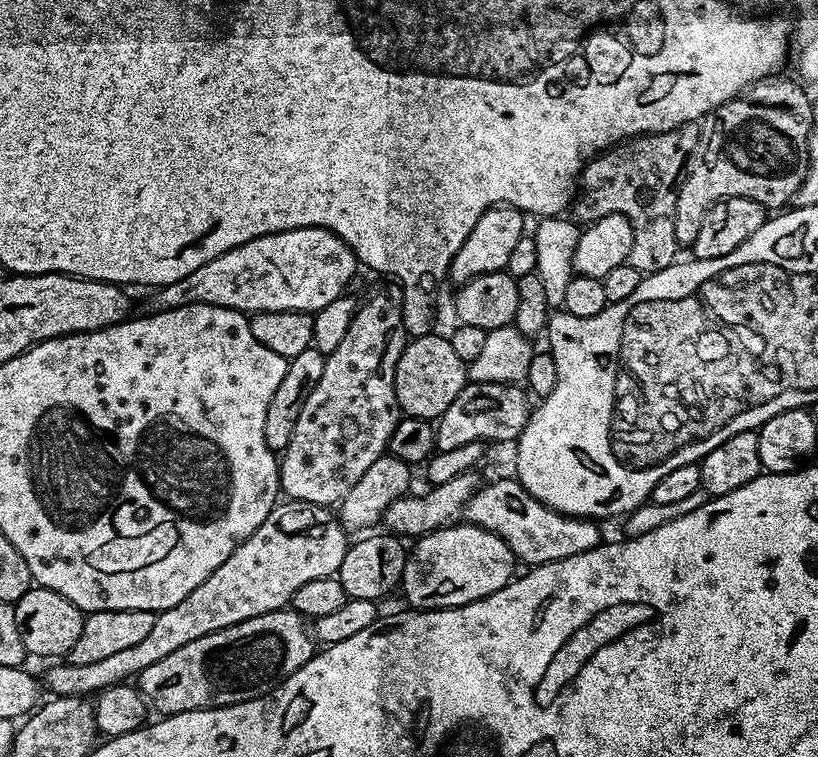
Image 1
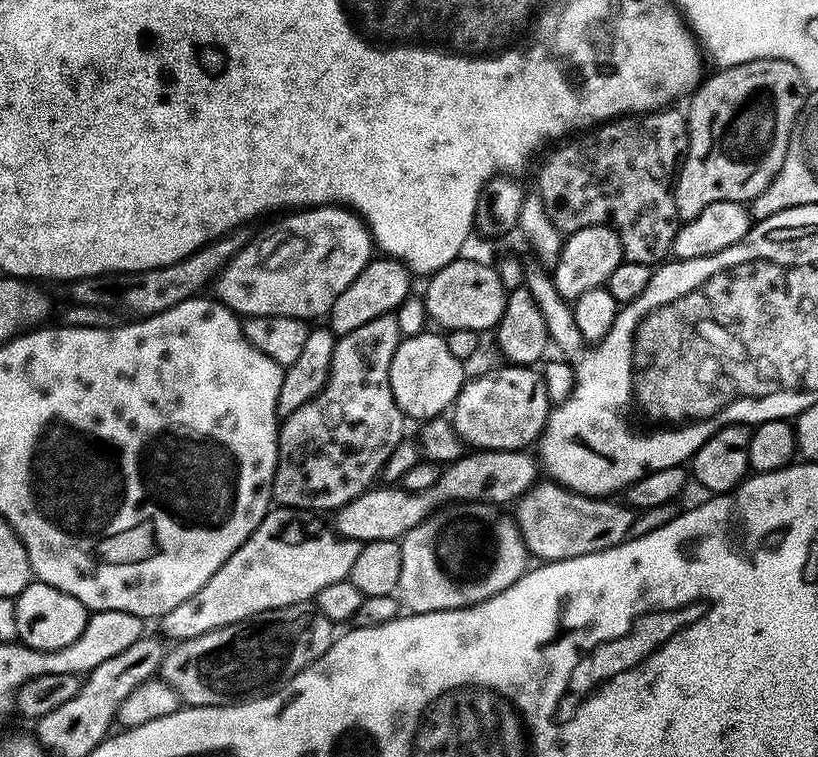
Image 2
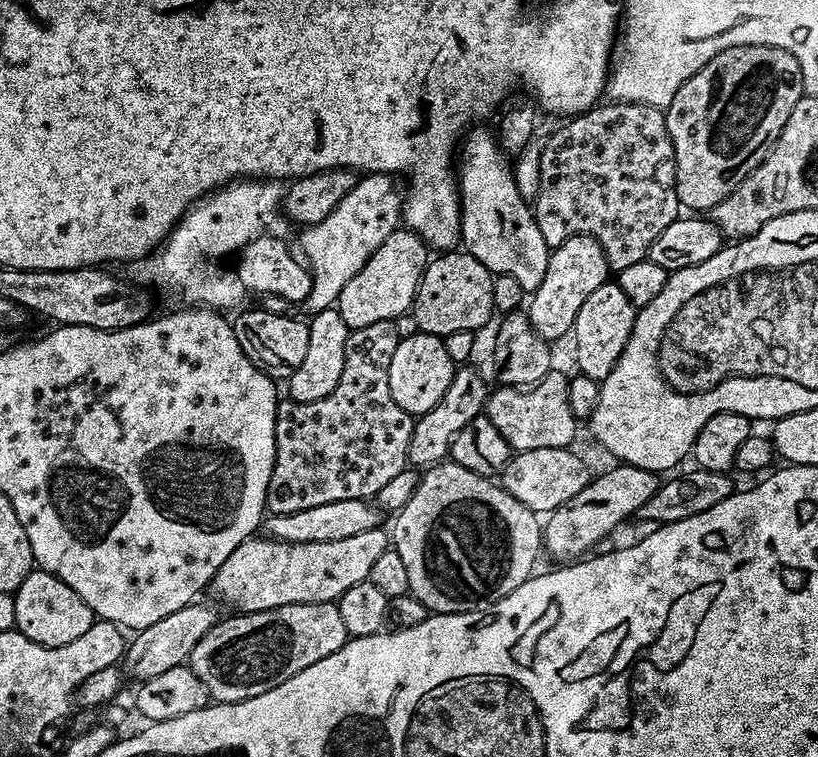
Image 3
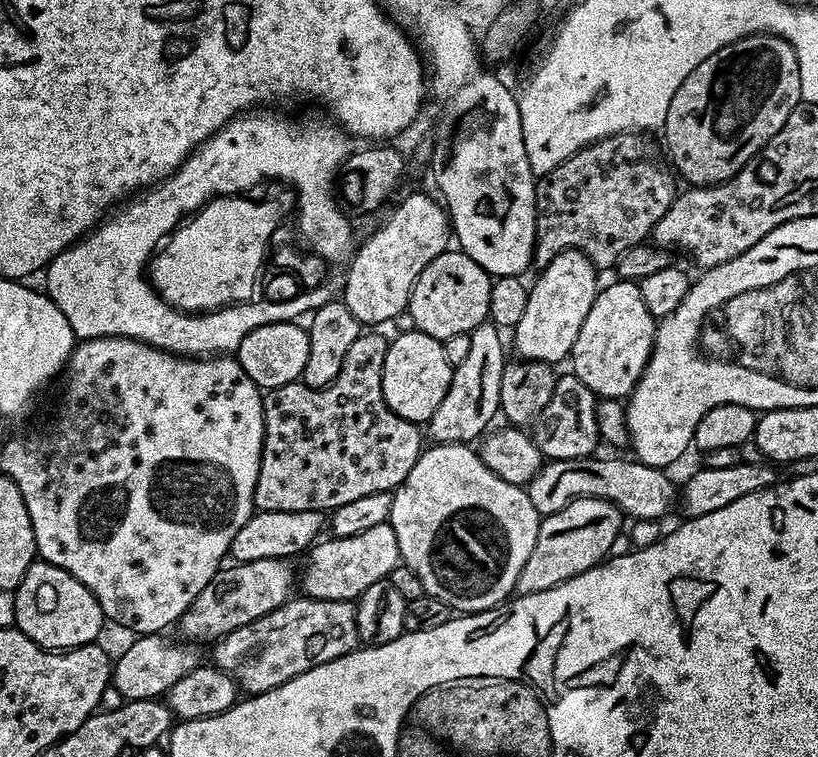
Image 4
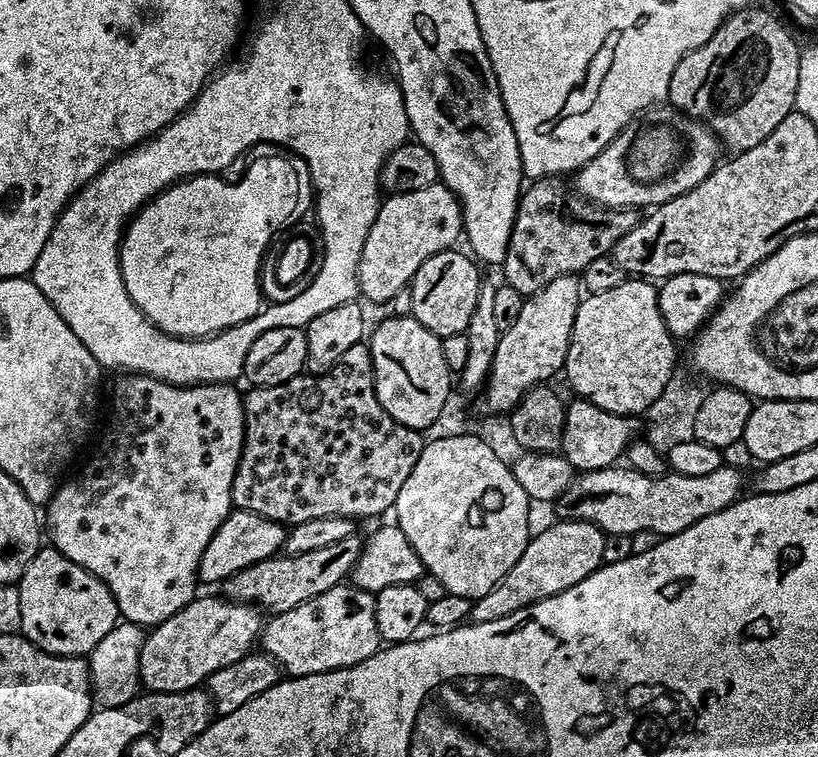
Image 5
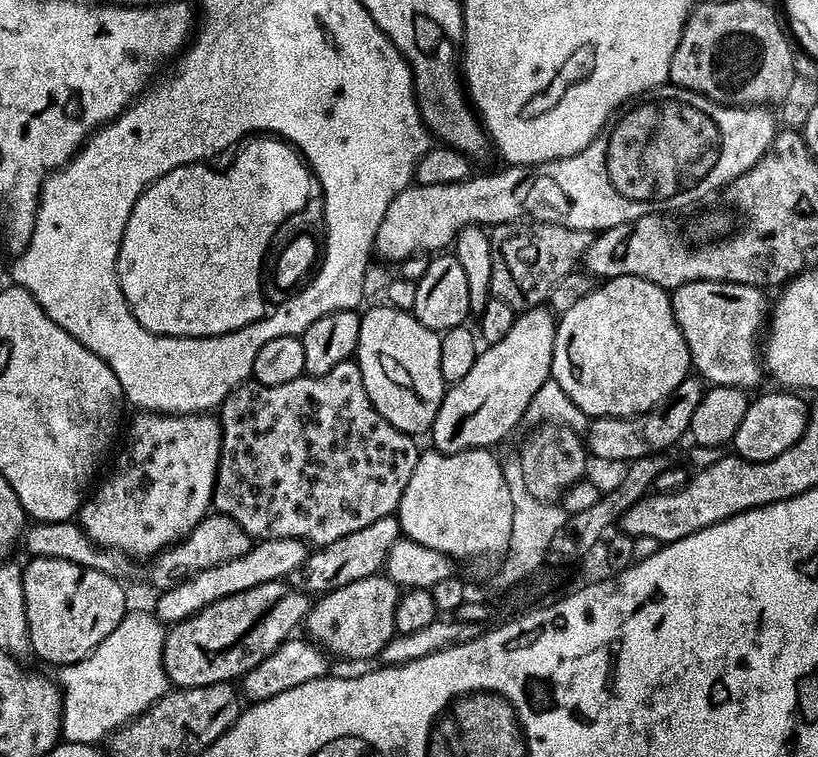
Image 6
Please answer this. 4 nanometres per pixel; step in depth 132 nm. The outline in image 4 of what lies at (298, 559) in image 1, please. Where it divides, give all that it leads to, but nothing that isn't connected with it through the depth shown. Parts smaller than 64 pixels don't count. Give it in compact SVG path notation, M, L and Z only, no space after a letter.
M391 523L362 530L362 534L354 534L350 538L321 539L312 545L306 559L298 584L301 589L304 587L303 595L314 600L355 601L363 592L370 590L374 582L388 580L396 565L401 563L398 538Z

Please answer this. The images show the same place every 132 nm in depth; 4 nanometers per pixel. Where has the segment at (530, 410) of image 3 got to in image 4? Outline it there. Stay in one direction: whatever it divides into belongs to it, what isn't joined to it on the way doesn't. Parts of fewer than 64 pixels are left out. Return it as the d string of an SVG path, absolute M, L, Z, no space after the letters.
M571 374L557 375L554 394L550 394L550 402L546 402L542 414L536 417L534 427L530 432L533 442L544 458L548 460L577 460L583 456L593 455L597 451L595 449L596 444L598 445L600 440L600 431L596 421L597 399L594 393L577 376Z

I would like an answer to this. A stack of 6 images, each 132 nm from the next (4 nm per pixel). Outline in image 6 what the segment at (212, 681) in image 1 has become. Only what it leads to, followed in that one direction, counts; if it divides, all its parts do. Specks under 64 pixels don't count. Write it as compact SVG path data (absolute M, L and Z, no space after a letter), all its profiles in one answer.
M383 574L367 576L350 586L342 586L333 592L323 593L320 600L311 605L302 621L307 639L329 657L341 656L344 660L368 660L379 657L380 651L391 640L394 626L394 610L400 601L401 589Z

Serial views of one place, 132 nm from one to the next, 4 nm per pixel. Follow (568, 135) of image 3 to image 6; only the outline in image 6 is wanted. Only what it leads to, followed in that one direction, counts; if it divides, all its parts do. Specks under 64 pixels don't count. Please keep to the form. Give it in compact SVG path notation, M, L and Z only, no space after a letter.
M539 222L498 224L491 229L490 235L492 295L509 304L518 314L527 312L530 308L541 307L547 301L550 290L554 290L554 286L562 282L566 274L577 271L594 239L593 233L586 230Z

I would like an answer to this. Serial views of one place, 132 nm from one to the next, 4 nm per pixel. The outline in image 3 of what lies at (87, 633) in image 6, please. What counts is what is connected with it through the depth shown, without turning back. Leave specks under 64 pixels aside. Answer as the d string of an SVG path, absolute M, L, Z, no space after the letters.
M32 571L24 579L22 586L16 589L14 595L16 597L15 631L21 632L26 638L30 638L47 648L66 646L66 642L74 642L74 638L78 638L81 634L86 634L86 630L90 630L90 626L94 623L90 606L86 606L86 602L82 602L82 598L78 598L78 594L74 594L74 590L70 590L70 586L66 586L66 582L62 582L49 572Z

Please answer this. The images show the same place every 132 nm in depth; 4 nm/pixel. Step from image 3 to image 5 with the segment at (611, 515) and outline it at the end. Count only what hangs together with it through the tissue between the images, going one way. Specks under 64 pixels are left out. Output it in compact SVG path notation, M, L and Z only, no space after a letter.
M557 519L548 530L529 539L526 550L522 550L522 558L510 566L502 582L498 582L490 594L474 601L471 623L494 622L498 618L506 618L506 614L514 614L514 610L522 610L527 604L556 596L562 590L582 582L582 578L605 563L604 540L606 534L597 524L585 520Z

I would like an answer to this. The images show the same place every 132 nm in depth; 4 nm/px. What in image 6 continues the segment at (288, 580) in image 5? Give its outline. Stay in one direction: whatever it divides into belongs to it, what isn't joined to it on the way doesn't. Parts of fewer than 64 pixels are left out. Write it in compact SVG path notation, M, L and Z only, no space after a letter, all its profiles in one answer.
M395 515L383 516L378 522L354 534L346 534L346 538L338 538L338 542L330 542L309 551L306 562L295 573L295 583L305 593L323 594L342 586L350 586L350 582L358 582L367 576L375 576L383 569L390 546L394 546L394 542L401 539L401 536L399 519Z

